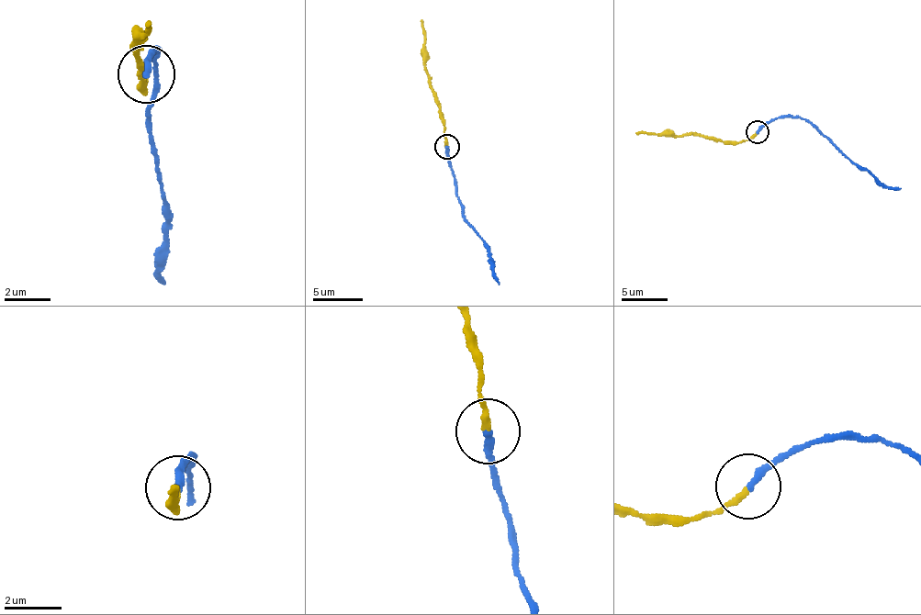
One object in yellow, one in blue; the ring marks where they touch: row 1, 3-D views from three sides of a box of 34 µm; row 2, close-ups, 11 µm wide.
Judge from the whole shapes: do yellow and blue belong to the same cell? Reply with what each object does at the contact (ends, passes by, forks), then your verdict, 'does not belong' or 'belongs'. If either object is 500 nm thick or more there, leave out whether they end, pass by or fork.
yellow ends there; blue ends there; belongs

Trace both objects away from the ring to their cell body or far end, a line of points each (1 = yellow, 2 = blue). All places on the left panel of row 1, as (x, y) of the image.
1: (147, 75), (144, 91), (136, 57), (148, 21)
2: (147, 75), (158, 47), (145, 124), (167, 213), (158, 260), (152, 271), (165, 285)

